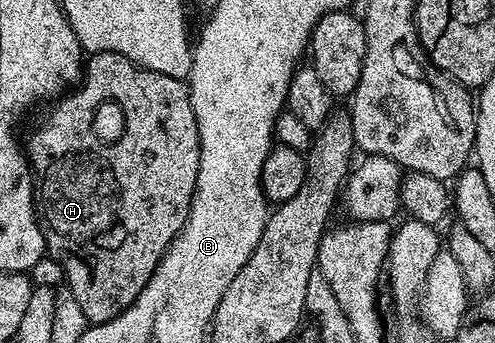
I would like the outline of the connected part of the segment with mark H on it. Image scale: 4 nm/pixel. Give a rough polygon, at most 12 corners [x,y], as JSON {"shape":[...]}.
{"shape":[[112,51],[25,143],[88,324],[138,297],[199,172],[184,80]]}

